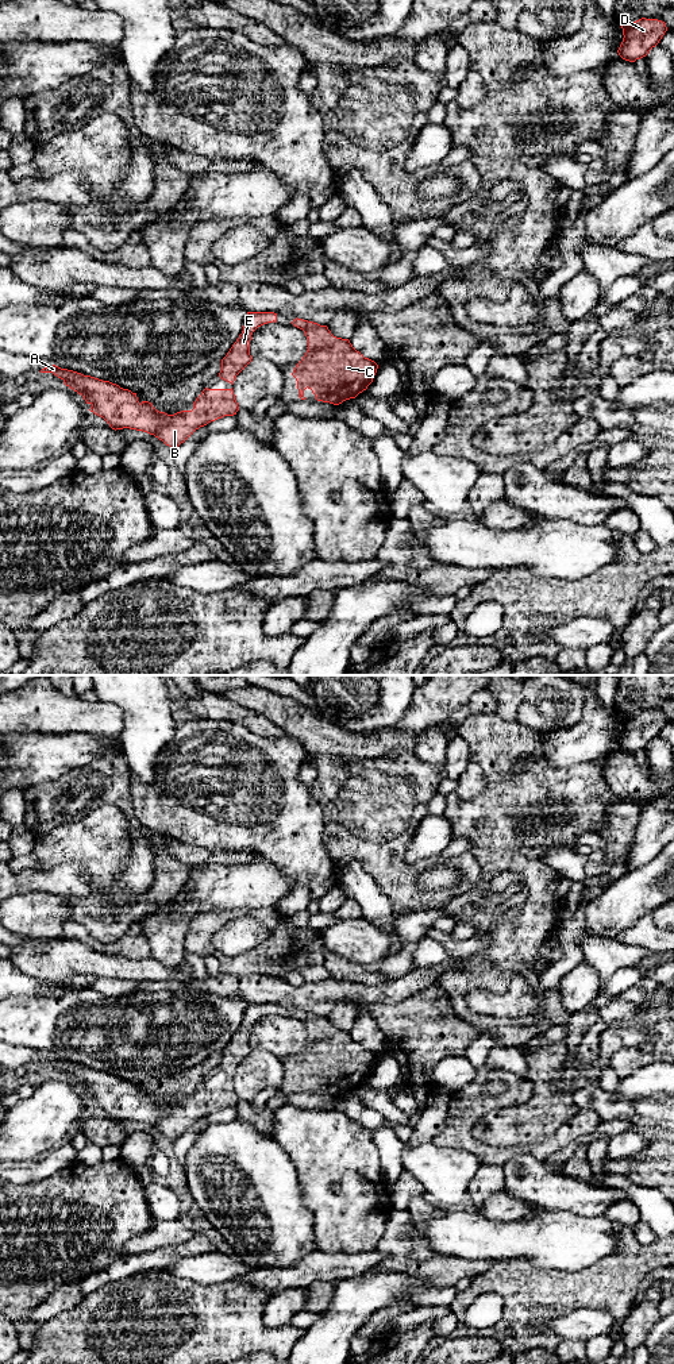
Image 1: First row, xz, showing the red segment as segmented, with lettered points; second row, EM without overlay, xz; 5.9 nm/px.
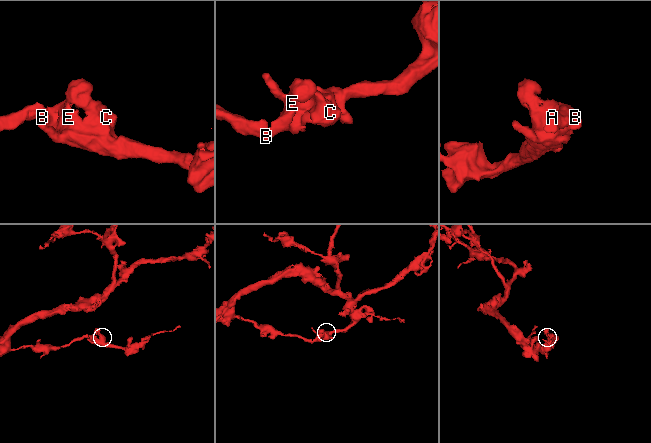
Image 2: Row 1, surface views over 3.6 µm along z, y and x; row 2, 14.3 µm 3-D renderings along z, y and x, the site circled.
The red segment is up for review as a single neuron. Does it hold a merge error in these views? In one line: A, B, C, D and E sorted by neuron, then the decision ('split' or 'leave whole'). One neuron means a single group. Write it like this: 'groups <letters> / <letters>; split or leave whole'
groups A B C D E; leave whole

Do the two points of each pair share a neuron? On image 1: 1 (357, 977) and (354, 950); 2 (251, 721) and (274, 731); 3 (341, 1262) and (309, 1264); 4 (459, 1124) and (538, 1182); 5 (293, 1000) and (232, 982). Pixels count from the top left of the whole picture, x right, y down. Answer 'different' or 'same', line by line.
1: different
2: same
3: same
4: different
5: same

